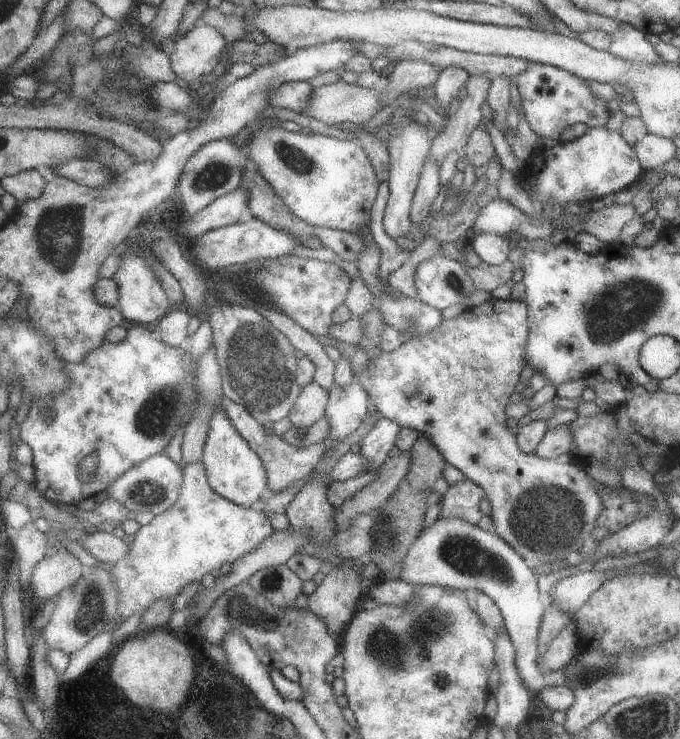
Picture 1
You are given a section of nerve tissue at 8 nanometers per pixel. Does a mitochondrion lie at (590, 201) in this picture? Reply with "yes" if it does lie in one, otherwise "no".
no

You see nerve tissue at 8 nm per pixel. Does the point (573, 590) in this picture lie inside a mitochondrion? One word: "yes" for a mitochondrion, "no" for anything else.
no

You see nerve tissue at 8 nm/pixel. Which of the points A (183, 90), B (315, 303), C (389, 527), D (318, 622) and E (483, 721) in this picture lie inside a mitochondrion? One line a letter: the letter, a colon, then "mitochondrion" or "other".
A: other
B: other
C: mitochondrion
D: other
E: other

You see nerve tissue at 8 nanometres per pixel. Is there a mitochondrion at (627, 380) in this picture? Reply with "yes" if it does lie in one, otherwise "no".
no

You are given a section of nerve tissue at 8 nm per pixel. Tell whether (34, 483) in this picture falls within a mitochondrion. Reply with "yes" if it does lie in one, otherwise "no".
no

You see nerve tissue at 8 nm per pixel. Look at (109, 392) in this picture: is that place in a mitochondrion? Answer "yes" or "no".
no

